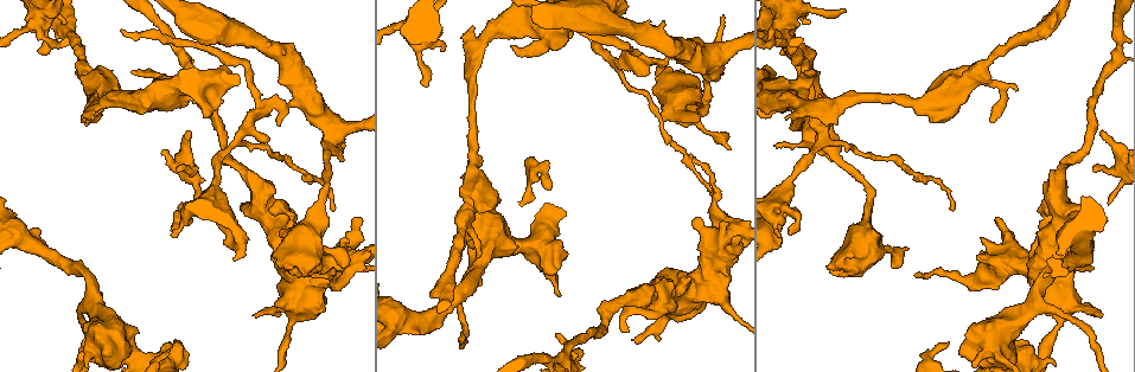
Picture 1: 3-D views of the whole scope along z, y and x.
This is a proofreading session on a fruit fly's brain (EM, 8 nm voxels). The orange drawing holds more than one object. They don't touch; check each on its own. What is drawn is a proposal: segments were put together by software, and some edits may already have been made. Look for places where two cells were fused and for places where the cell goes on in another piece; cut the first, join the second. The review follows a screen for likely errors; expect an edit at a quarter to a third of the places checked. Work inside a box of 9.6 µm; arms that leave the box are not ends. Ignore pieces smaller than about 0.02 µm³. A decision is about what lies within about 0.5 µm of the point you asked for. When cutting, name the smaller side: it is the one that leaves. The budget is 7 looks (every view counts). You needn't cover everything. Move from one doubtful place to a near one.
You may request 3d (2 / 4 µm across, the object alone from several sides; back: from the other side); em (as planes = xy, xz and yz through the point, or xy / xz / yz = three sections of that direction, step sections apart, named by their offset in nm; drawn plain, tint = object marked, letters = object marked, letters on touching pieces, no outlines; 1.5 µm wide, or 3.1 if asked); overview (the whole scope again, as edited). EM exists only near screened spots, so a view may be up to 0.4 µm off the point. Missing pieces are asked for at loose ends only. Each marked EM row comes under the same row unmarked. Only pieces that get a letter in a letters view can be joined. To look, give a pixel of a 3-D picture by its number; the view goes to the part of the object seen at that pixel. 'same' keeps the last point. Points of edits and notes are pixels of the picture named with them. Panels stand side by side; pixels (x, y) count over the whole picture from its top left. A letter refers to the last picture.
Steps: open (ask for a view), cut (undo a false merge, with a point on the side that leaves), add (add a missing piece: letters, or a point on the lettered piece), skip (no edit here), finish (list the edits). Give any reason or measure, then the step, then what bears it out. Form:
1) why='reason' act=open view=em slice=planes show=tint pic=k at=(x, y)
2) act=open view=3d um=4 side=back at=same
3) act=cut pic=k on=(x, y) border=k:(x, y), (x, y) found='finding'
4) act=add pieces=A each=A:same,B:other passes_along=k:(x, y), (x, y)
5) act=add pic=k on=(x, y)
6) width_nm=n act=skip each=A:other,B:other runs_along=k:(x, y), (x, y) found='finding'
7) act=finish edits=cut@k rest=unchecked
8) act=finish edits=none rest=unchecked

why='free end' act=open view=em slice=planes show=letters pic=1 at=(631, 339)

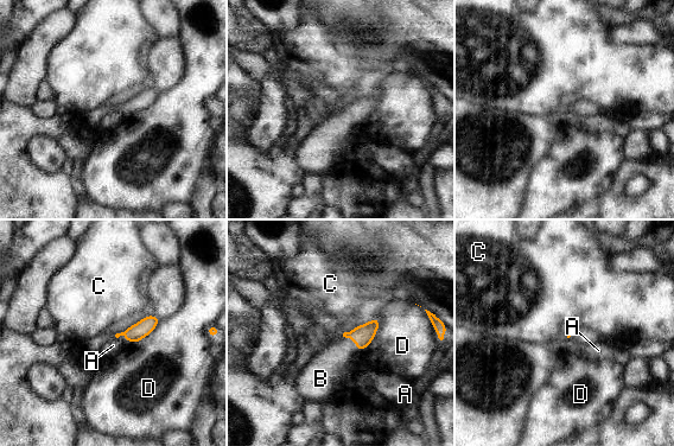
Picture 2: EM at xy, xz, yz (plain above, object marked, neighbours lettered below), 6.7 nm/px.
act=add pieces=B each=A:other,B:same,C:other,D:other passes_along=2:(363, 335), (353, 338), (328, 365) found='it goes on there'

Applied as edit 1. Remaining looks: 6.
act=open view=overview

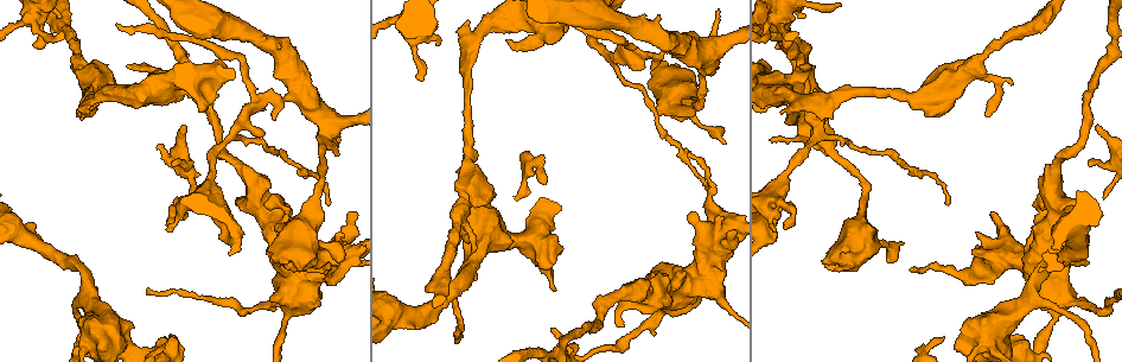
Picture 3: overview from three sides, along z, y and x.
why='thin end' act=open view=em slice=planes show=letters pic=3 at=(1104, 197)

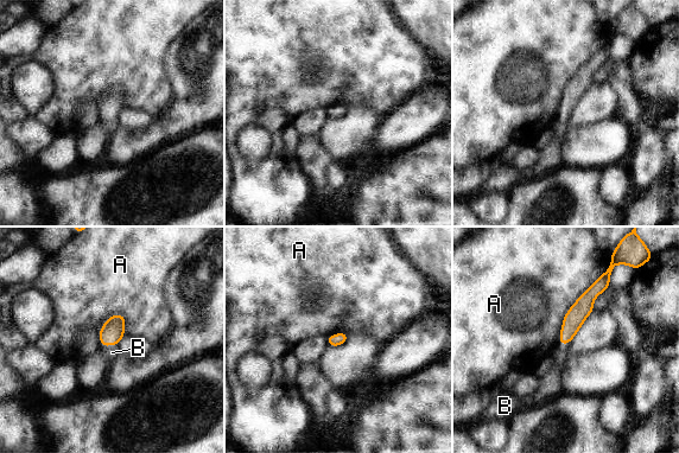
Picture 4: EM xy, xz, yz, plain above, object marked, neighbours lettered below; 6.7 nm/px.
act=add pieces=B each=A:other,B:same passes_along=4:(113, 330), (109, 344), (112, 352) found='it goes on there'

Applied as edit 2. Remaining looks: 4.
why='branch stops here' act=open view=em slice=planes show=tint pic=3 at=(833, 119)

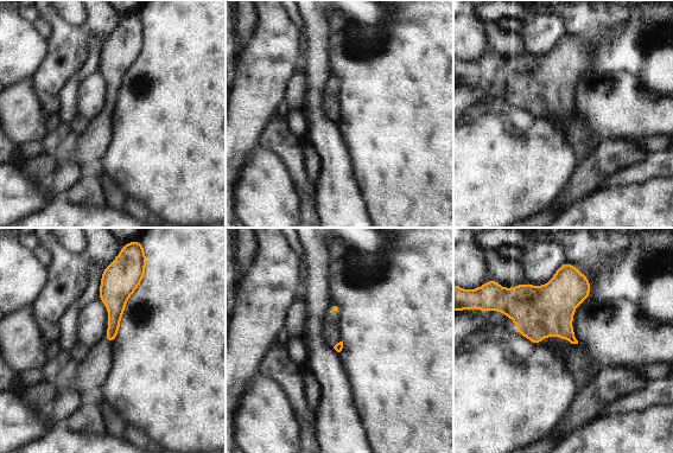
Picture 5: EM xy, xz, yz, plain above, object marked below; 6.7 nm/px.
why='see the neighbours' act=open view=em slice=planes show=letters at=same

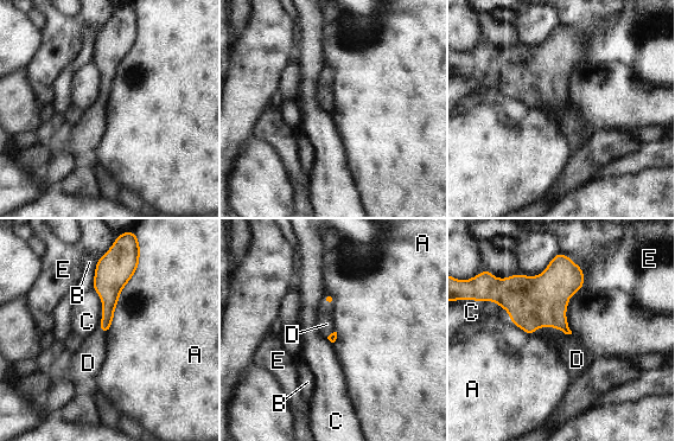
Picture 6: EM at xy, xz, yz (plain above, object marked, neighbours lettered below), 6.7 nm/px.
act=add pieces=D each=A:other,B:other,C:other,D:same,E:other passes_along=6:(533, 302), (552, 326), (571, 352) found='the cell continues'

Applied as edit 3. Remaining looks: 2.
act=finish edits=add@2,add@4,add@6 rest=unchecked

